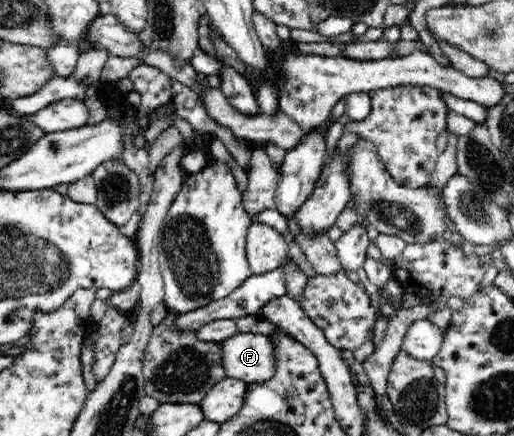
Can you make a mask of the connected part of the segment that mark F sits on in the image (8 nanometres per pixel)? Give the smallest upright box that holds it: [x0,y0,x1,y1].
[220,333,276,385]

